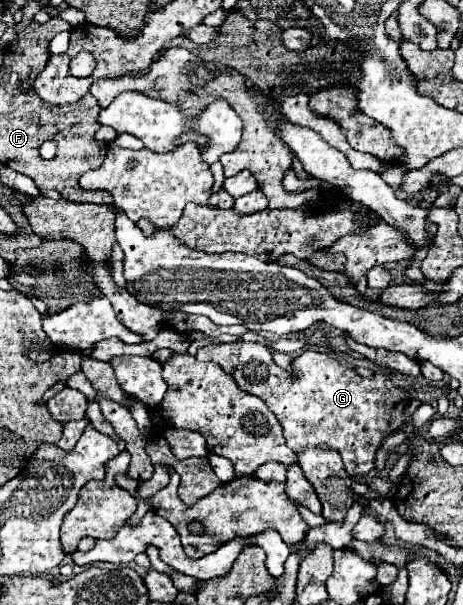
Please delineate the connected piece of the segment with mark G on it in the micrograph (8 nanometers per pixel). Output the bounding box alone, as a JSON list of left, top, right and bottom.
[197,342,435,476]

